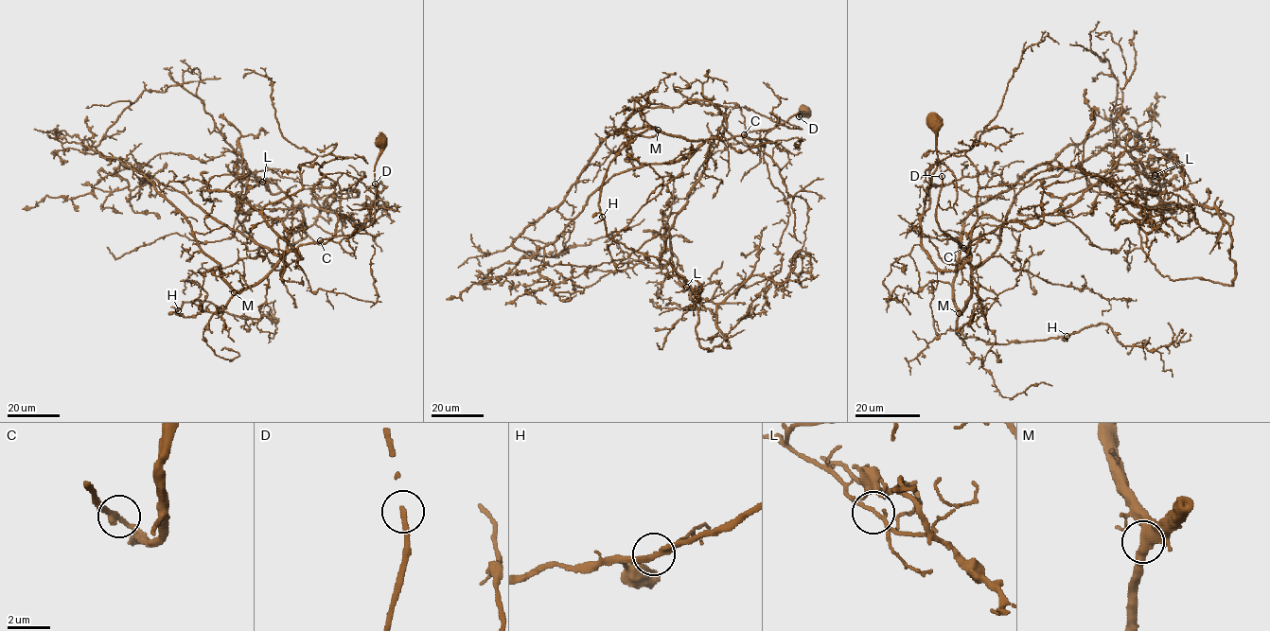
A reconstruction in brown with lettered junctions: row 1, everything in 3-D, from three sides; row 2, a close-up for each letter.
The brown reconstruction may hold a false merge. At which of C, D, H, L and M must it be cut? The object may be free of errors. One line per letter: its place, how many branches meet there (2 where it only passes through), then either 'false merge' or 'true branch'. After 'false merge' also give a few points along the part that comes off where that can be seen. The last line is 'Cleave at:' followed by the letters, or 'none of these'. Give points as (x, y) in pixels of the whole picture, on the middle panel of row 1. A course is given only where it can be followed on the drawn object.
C: (744, 134) | 2 | true branch
D: (799, 116) | 2 | true branch
H: (602, 217) | 2 | true branch
L: (686, 287) | 2 | false merge | (686, 287), (730, 348), (700, 344), (701, 303), (681, 278), (661, 272), (667, 228), (662, 238), (692, 241)
M: (658, 130) | 2 | true branch
Cleave at: L

